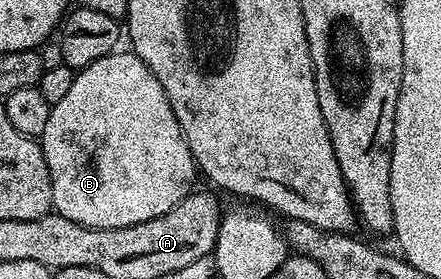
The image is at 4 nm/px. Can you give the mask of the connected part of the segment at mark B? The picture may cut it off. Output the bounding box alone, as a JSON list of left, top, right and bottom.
[41,51,197,229]

